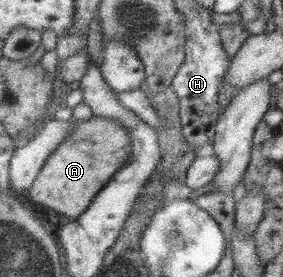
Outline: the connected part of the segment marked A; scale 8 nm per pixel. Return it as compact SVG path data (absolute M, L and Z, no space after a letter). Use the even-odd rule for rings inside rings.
M93 115L86 120L73 120L69 135L45 158L41 171L25 194L35 208L47 207L72 220L87 209L99 189L103 189L111 175L123 167L129 155L129 136L116 121Z

